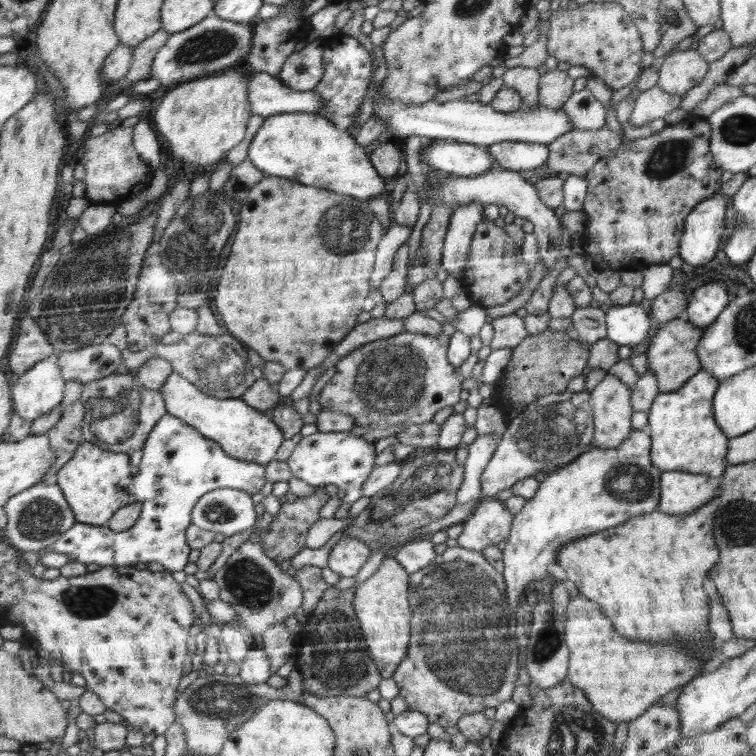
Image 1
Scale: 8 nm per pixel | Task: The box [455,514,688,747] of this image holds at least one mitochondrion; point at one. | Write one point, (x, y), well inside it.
(548, 639)

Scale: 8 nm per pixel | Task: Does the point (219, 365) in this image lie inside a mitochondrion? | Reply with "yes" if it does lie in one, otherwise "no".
yes

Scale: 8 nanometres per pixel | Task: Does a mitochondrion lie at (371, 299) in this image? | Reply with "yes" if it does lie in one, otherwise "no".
no

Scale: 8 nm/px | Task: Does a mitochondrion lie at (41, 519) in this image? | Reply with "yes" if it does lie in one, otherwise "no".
yes

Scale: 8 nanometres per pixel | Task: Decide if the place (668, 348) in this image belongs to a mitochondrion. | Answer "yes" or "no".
no

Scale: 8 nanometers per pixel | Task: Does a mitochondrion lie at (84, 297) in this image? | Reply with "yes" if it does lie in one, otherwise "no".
yes

